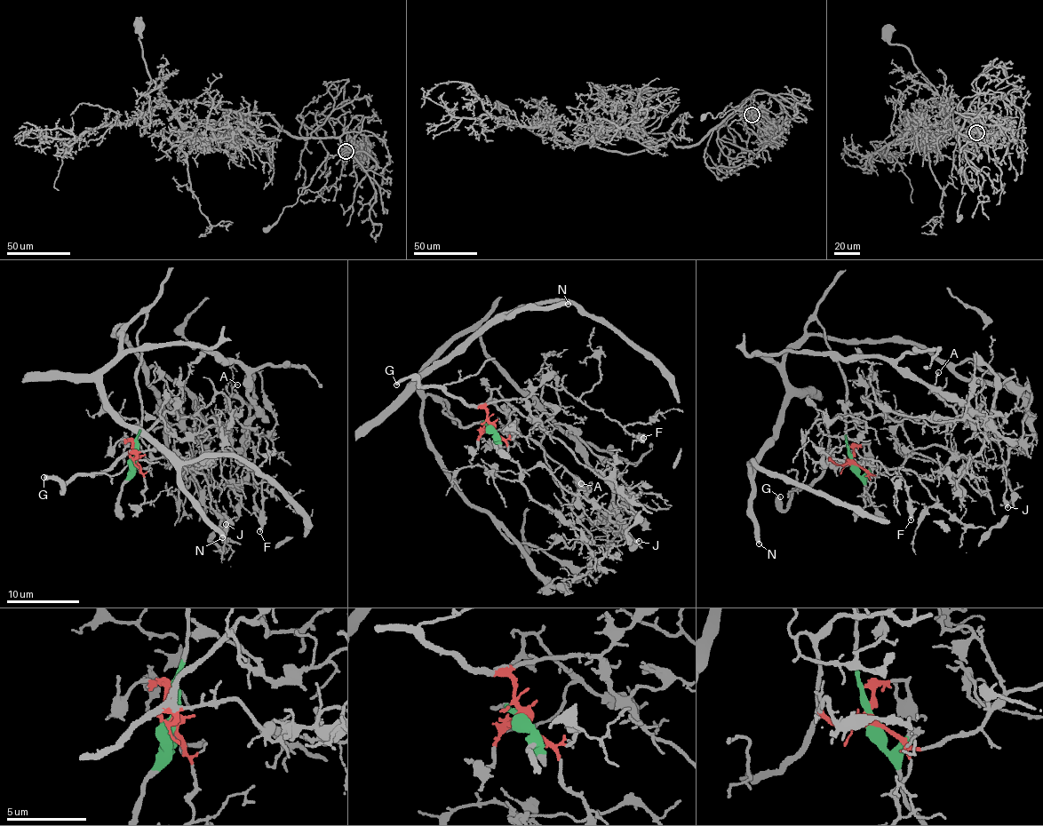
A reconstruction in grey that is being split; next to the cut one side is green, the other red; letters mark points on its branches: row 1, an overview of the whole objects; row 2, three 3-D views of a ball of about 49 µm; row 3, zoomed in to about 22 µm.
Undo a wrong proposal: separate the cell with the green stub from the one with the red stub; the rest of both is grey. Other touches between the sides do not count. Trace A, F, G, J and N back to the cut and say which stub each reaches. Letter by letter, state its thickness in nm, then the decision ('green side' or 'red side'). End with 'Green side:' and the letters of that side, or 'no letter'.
A: 120 nm thick; red side
F: 200 nm thick; red side
G: 360 nm thick; red side
J: 240 nm thick; red side
N: 440 nm thick; green side
Green side: N

